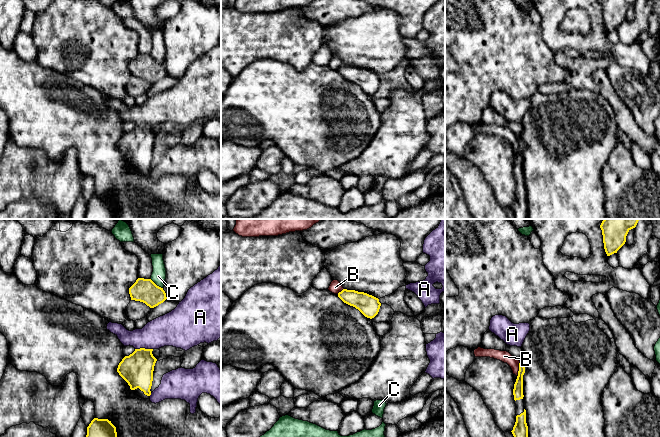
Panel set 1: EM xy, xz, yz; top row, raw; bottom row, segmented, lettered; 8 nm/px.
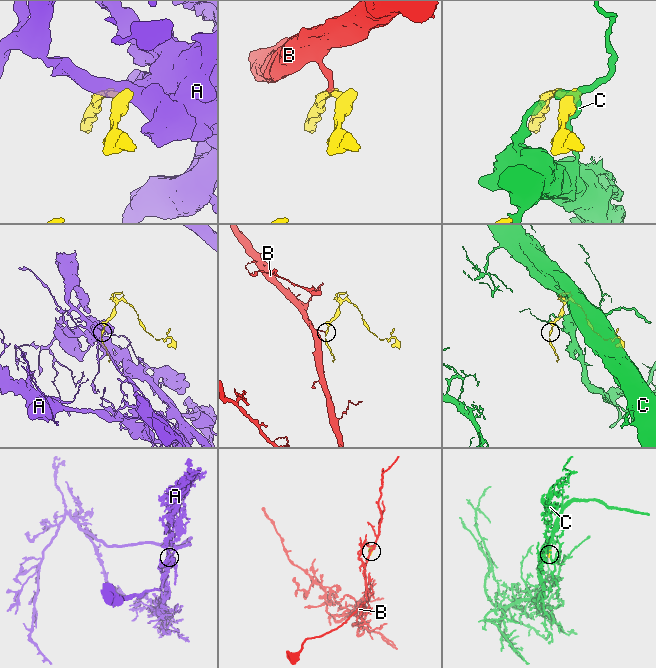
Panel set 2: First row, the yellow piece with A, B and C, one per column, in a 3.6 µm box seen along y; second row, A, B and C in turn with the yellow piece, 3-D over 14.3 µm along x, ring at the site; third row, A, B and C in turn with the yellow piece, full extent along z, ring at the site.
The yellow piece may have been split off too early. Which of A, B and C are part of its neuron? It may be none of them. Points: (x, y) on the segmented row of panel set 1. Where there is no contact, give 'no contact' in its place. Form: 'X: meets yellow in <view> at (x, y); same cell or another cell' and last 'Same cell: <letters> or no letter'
A: meets yellow in xy at (143, 348); another cell
B: meets yellow in yz at (519, 369); another cell
C: meets yellow in xy at (155, 284); another cell
Same cell: no letter

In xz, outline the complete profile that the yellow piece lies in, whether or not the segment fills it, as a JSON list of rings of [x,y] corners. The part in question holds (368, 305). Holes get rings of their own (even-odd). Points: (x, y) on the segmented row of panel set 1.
[[[343,289],[338,297],[346,304],[358,309],[365,317],[374,318],[380,309],[379,299],[364,292]]]

